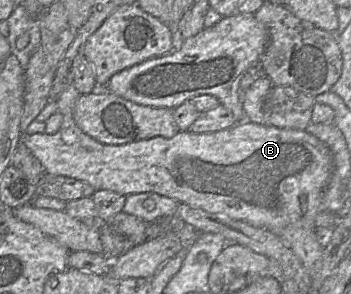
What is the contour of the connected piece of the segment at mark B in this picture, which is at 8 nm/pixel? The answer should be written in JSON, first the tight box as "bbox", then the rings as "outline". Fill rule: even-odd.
{"bbox":[23,84,334,277],"outline":[[[71,84],[58,97],[57,112],[63,115],[63,121],[55,134],[23,135],[24,144],[41,162],[46,173],[81,180],[96,190],[108,190],[124,196],[146,192],[158,193],[192,208],[244,221],[277,235],[294,251],[310,277],[311,274],[320,271],[323,247],[316,238],[315,219],[322,211],[322,194],[334,167],[332,152],[324,142],[305,130],[278,128],[245,119],[217,132],[179,131],[172,138],[158,136],[127,144],[102,144],[85,134],[75,123],[73,111],[80,95],[74,84]]]}

